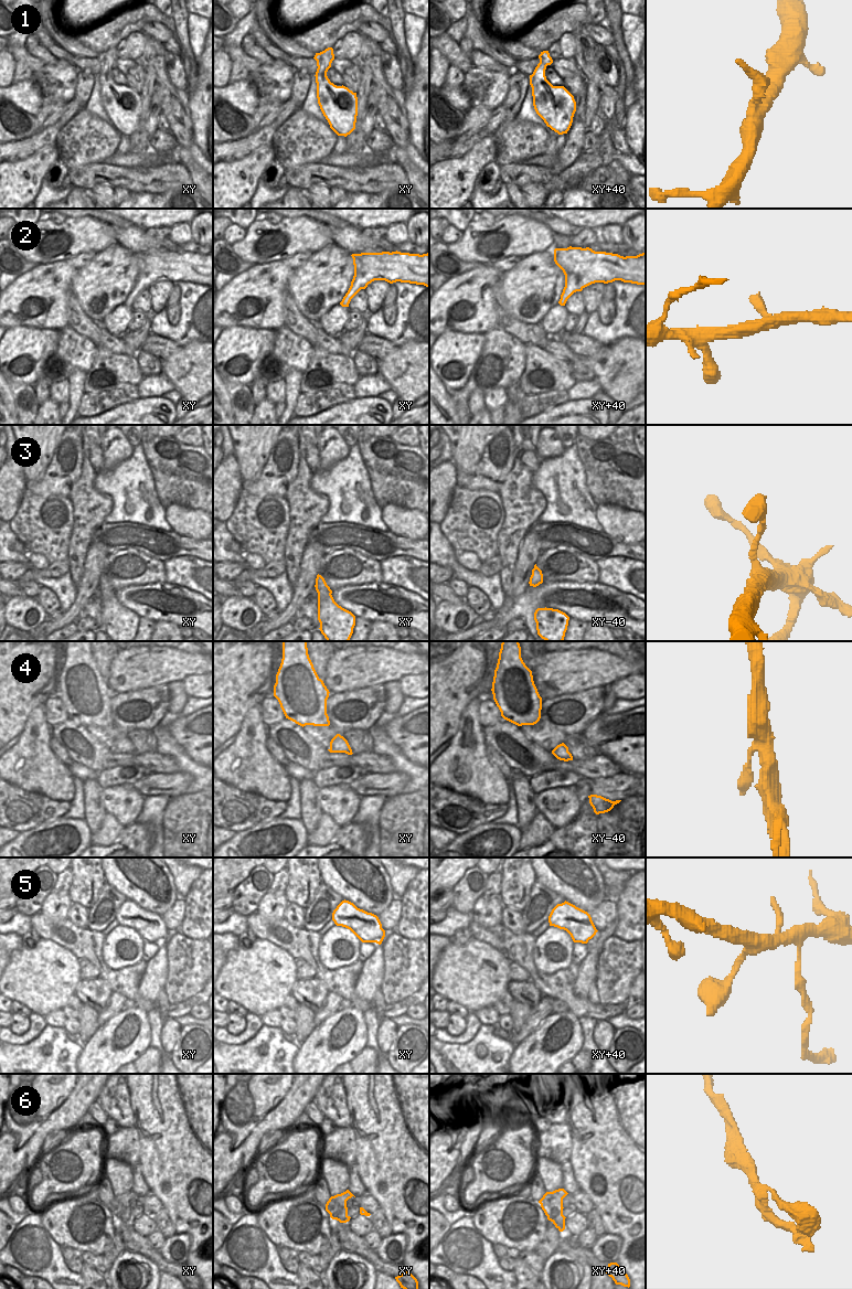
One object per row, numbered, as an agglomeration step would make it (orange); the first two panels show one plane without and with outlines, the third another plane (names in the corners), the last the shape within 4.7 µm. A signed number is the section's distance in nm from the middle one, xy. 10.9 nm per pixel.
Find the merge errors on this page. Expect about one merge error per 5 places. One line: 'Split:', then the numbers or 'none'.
Split: none

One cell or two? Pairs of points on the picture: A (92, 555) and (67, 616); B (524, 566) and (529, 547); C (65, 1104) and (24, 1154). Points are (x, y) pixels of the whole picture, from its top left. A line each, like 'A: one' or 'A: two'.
A: one
B: one
C: one

